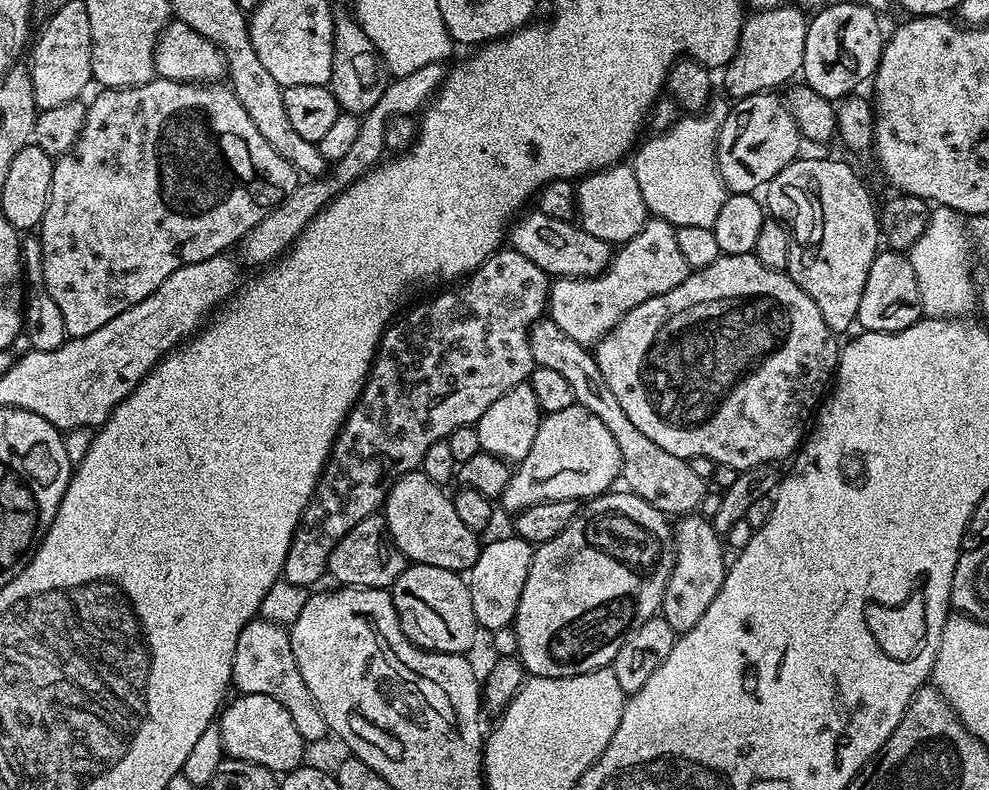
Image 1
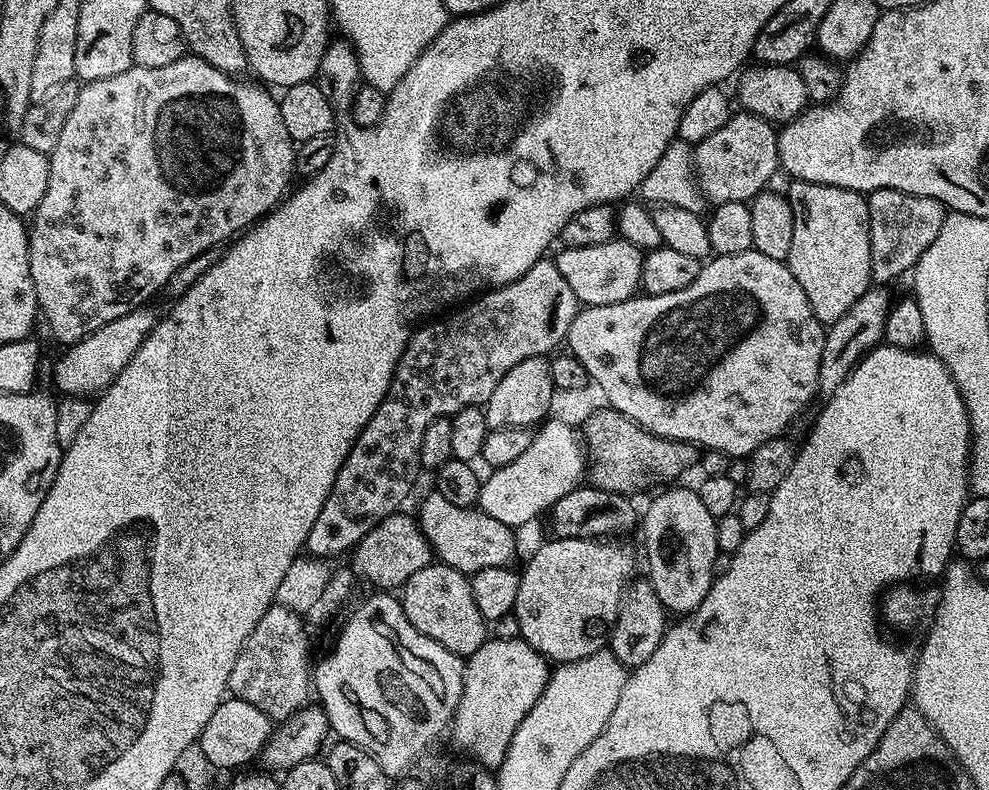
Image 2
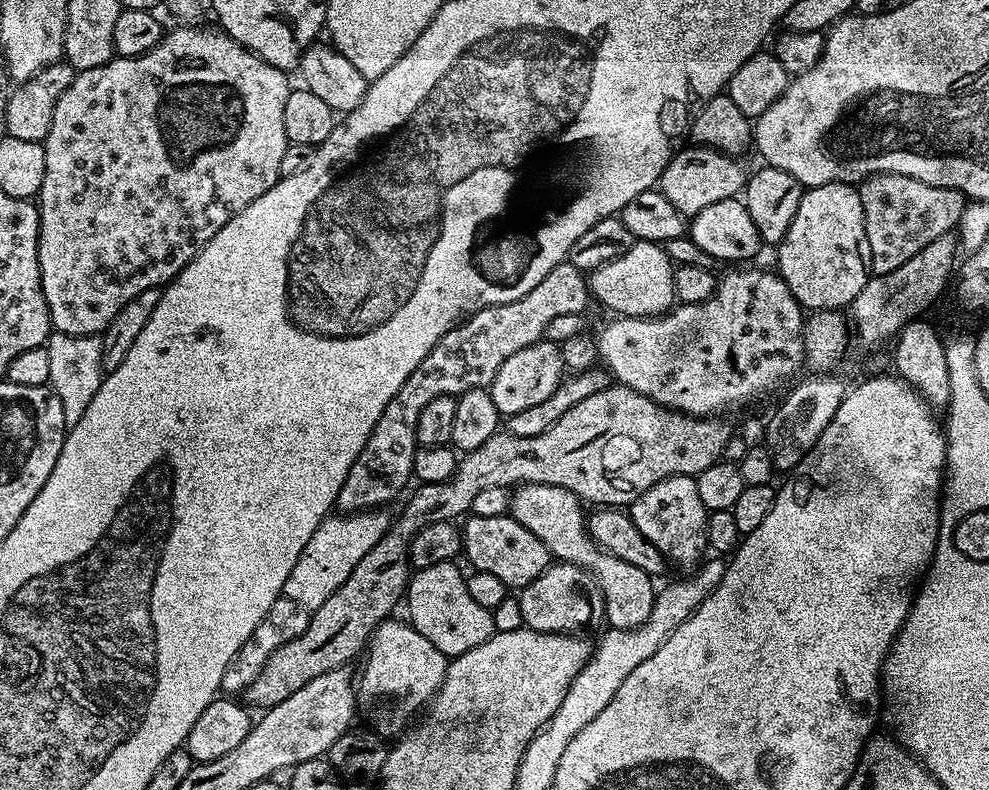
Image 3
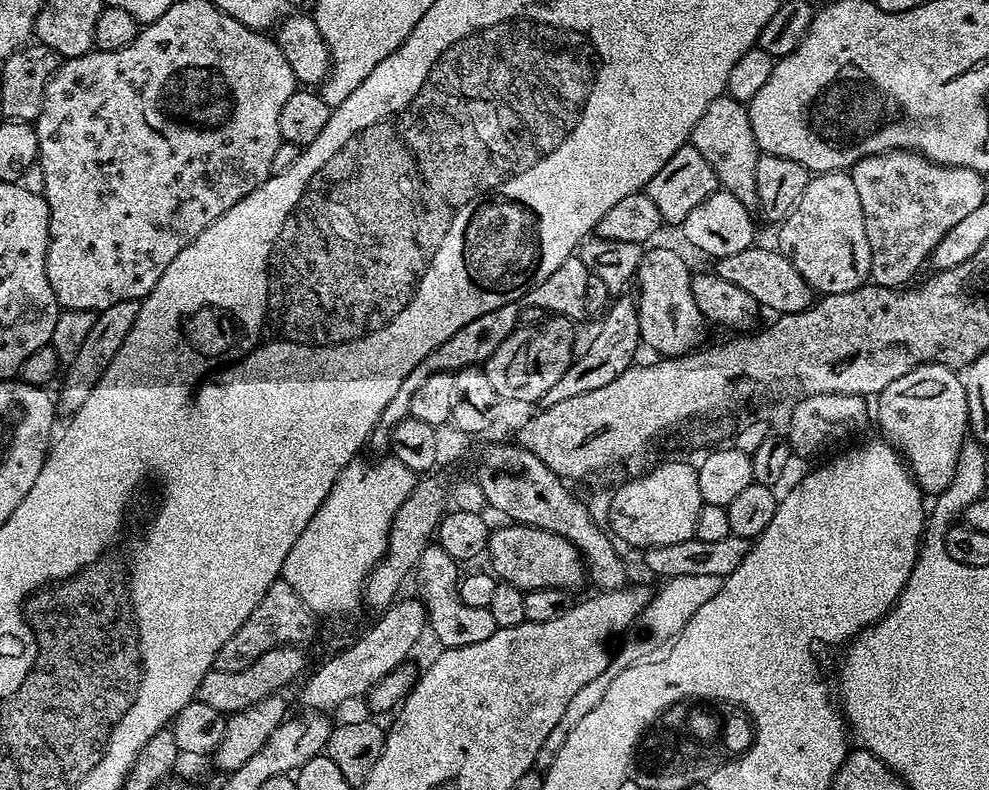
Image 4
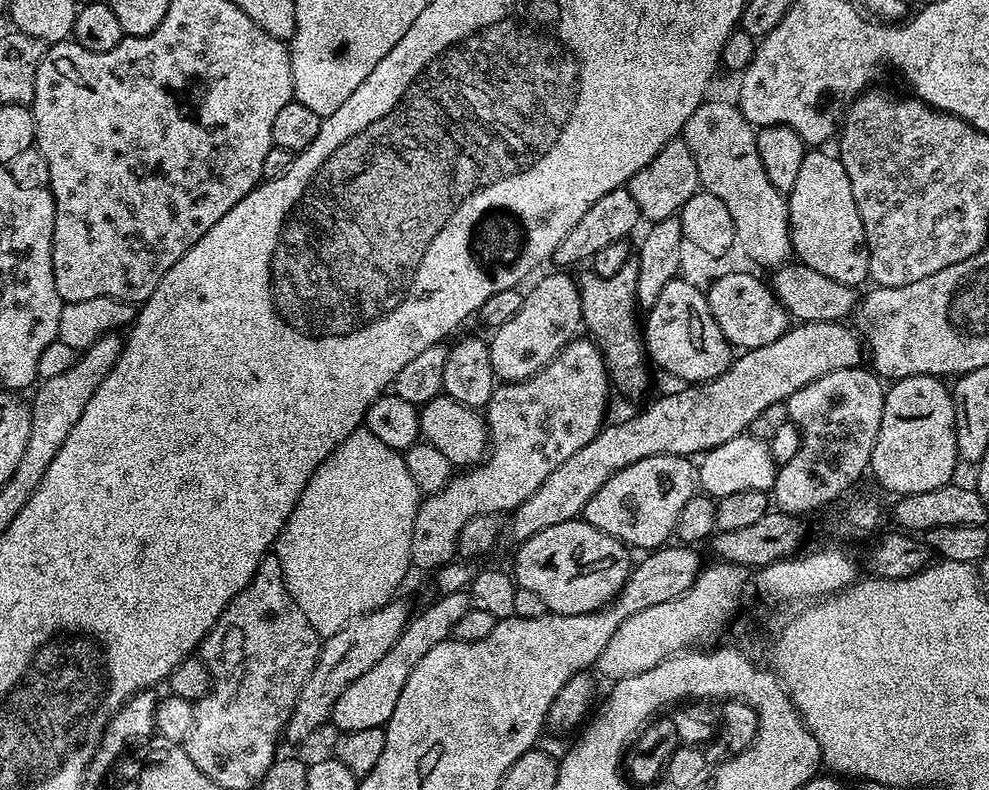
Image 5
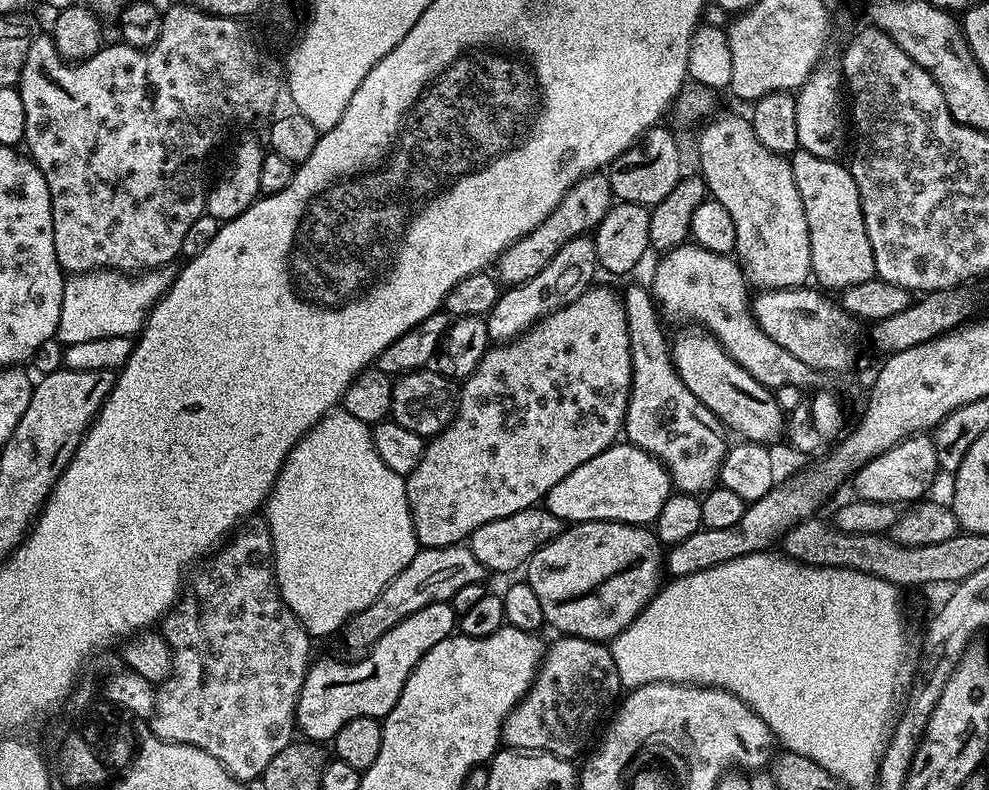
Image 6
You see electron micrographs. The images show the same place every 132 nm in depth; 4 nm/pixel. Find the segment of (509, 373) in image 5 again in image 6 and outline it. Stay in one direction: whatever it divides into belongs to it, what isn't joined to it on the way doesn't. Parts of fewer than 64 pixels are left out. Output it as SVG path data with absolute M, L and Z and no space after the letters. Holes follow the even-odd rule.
M591 239L571 240L546 262L546 270L542 270L534 278L521 284L505 287L499 293L496 305L486 315L488 322L488 339L492 342L511 342L524 335L540 320L544 320L551 312L570 306L570 302L590 287L598 273L596 262L596 246Z

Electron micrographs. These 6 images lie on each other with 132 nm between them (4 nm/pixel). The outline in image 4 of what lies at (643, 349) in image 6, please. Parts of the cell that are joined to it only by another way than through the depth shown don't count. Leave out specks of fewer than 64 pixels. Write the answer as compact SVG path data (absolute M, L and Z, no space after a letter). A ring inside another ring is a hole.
M593 235L581 243L578 255L574 254L569 260L562 262L562 266L558 266L558 270L554 270L554 274L550 274L550 278L546 278L538 286L534 286L529 290L526 297L527 303L544 308L545 313L548 314L567 316L569 318L583 317L585 315L586 278L588 273L598 274L598 278L602 278L602 282L606 282L609 293L623 293L627 289L624 287L628 283L630 285L633 283L636 271L640 268L641 255L641 245L632 241L614 242L613 240L604 240L598 235Z

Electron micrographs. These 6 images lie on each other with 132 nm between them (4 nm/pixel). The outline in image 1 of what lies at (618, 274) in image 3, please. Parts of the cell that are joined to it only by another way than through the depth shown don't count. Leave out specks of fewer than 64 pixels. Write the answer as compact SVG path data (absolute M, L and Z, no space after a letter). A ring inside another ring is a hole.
M533 210L529 216L523 216L515 221L511 229L511 247L530 258L530 262L534 262L534 266L538 266L543 272L556 278L598 276L612 263L613 245L606 243L602 238L594 238L594 234L580 227L579 223L550 218L539 210Z

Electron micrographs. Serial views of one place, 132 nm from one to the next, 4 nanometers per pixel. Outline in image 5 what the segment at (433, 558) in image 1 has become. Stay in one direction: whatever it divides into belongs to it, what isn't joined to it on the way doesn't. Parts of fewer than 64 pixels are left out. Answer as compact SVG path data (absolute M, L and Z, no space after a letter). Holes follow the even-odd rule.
M582 518L558 522L558 526L546 526L546 530L538 530L526 542L515 549L516 557L512 560L511 575L519 587L538 594L542 602L546 602L548 612L557 612L573 616L574 614L590 614L604 608L622 590L628 581L628 574L634 567L628 545L618 538L590 526Z

